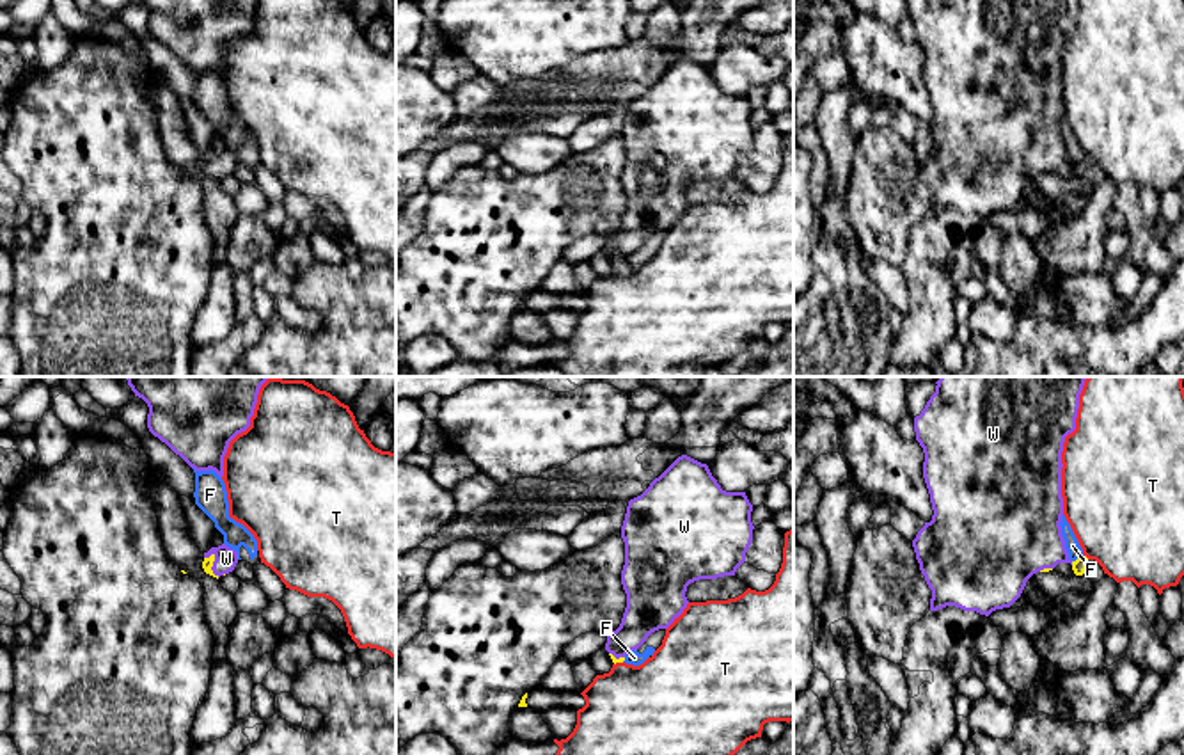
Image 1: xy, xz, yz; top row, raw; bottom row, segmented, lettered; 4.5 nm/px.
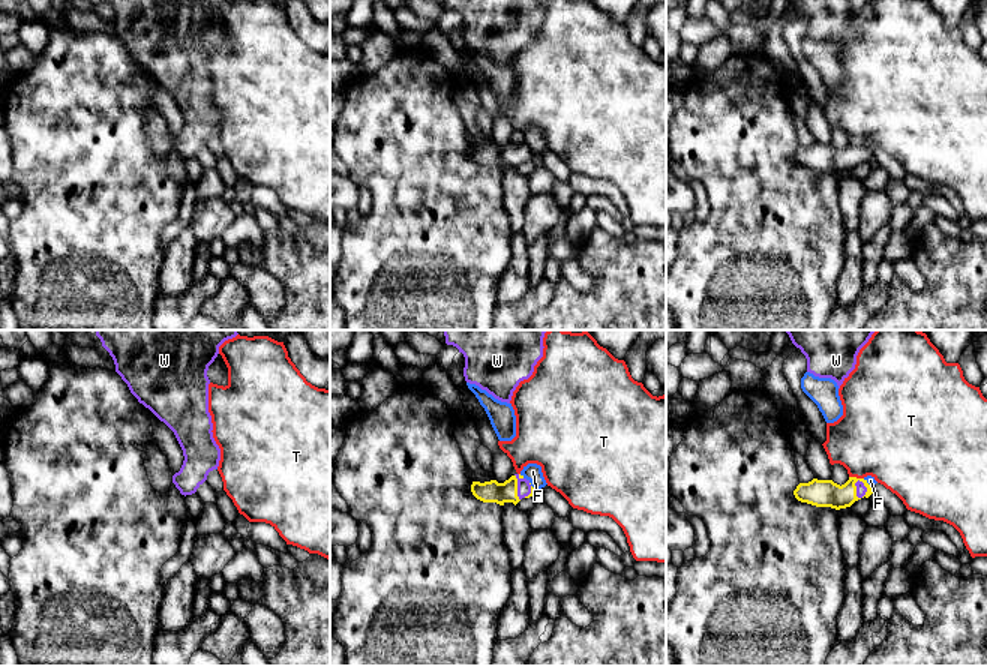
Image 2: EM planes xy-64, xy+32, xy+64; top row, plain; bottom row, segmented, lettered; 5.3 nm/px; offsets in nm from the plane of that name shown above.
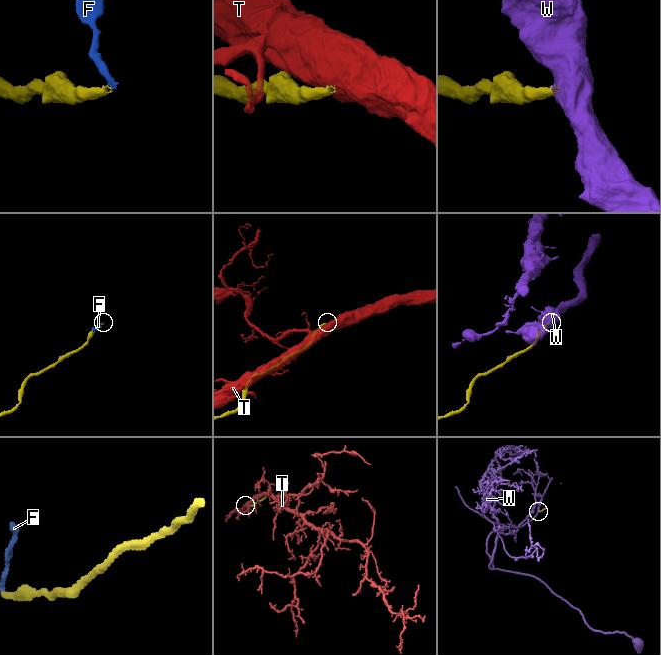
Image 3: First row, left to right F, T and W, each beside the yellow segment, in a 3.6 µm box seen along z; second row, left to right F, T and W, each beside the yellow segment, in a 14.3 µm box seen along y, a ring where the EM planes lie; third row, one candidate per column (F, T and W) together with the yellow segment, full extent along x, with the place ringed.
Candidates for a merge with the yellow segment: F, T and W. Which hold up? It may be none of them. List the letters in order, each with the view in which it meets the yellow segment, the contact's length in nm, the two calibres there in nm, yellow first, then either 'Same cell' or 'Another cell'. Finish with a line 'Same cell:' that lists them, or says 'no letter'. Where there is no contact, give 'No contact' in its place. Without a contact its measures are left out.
F: Touches yellow in yz. Shared border 70 nm. Thickness 60 nm (yellow) against 70 nm. Another cell
T: Touches yellow in xz. Shared border 40 nm. Thickness 20 nm (yellow) against 400 nm. Another cell
W: Touches yellow in xy. Shared border 120 nm. Thickness 50 nm (yellow) against 110 nm. Same cell
Same cell: W

